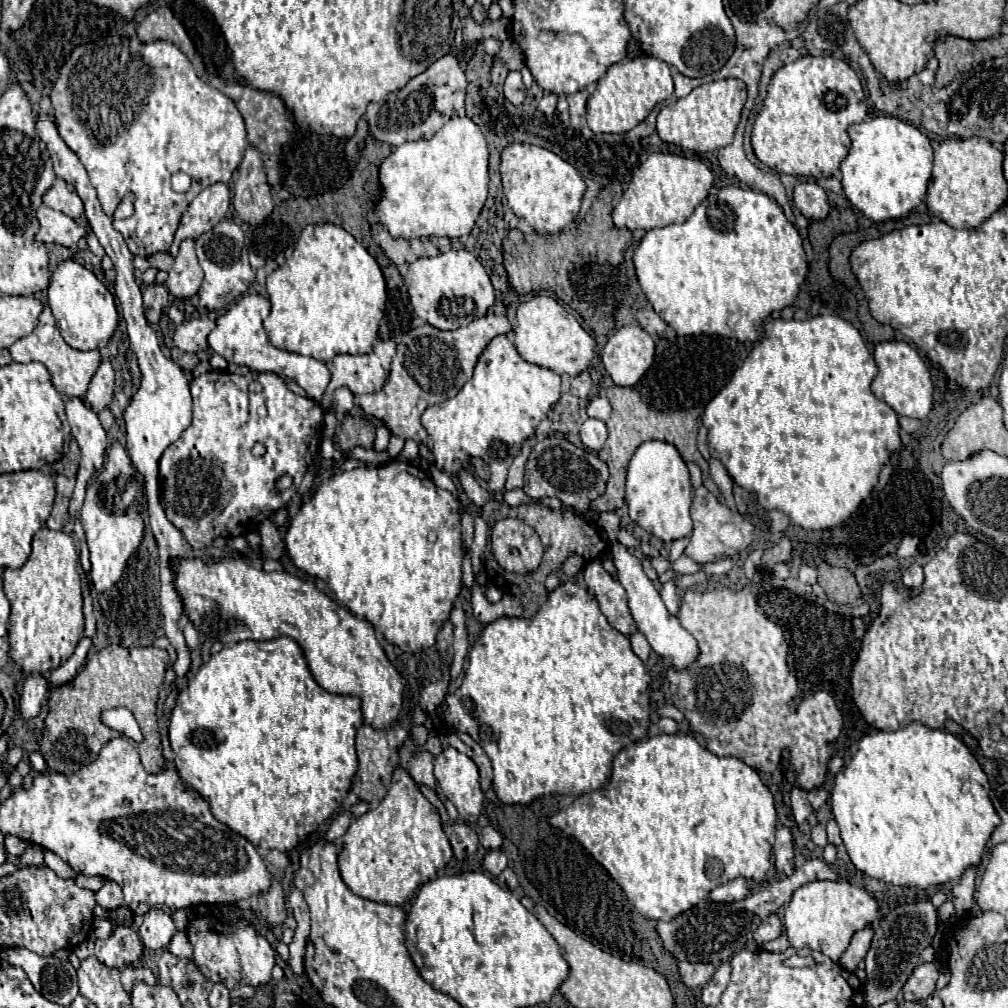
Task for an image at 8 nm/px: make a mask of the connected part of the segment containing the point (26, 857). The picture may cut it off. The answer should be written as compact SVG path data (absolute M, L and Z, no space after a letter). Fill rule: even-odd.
M30 843L26 851L20 855L22 865L42 865L44 863L44 849L40 845Z

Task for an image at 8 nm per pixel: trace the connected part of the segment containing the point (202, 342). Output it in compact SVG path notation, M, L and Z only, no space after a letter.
M199 317L182 321L174 331L174 345L186 353L206 351L206 337L214 329L216 323L208 317Z

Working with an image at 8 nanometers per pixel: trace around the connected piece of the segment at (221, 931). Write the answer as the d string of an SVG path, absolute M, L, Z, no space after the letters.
M196 917L186 927L186 937L192 945L192 961L198 965L202 975L212 983L222 983L228 989L240 985L260 987L272 979L272 967L276 965L276 951L262 937L250 921L238 919L228 925L218 921L216 917Z

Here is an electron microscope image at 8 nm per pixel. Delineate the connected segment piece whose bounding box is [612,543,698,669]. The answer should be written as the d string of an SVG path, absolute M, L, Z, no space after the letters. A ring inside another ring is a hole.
M616 543L616 545L612 545L612 557L614 557L614 567L618 571L616 573L618 581L628 593L628 607L632 611L632 617L634 617L636 625L638 625L638 631L648 639L650 647L662 657L664 665L672 665L672 667L678 667L678 669L688 667L696 659L696 653L698 653L696 639L686 629L682 629L682 625L678 623L676 617L672 617L666 611L660 593L656 591L654 583L642 571L640 559L636 559L634 553L630 553L624 545Z

